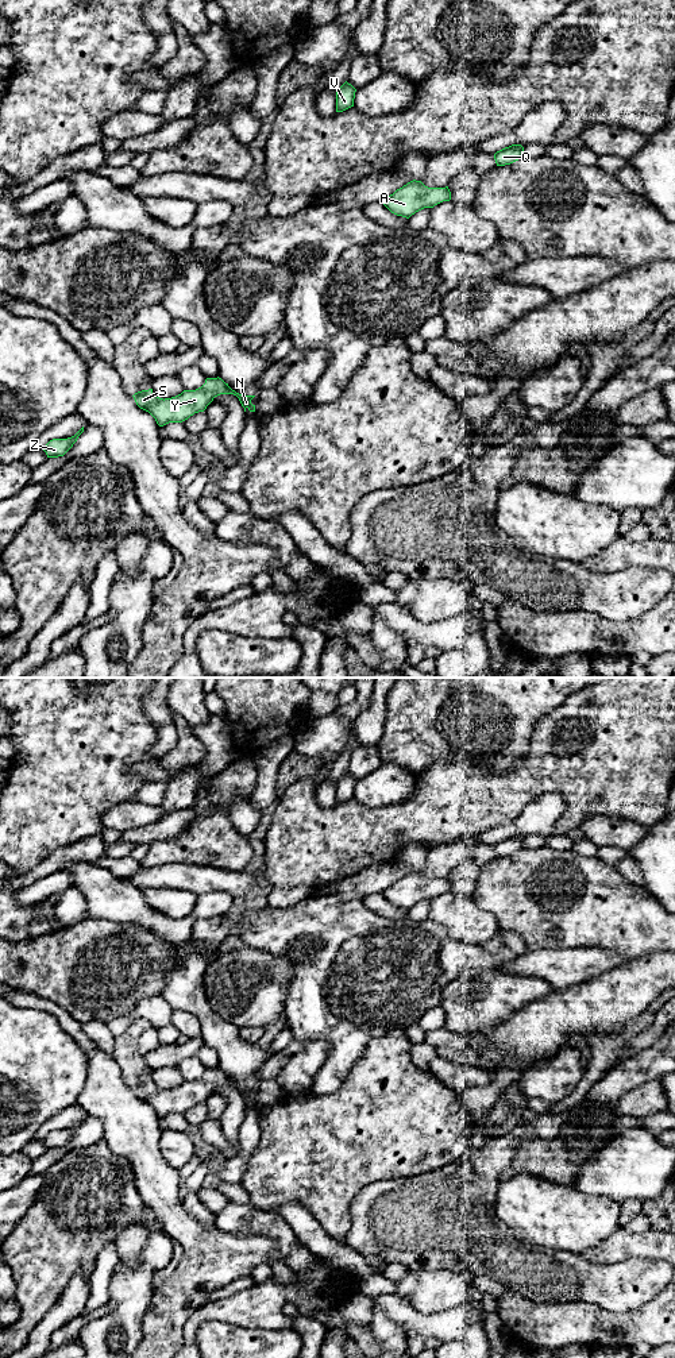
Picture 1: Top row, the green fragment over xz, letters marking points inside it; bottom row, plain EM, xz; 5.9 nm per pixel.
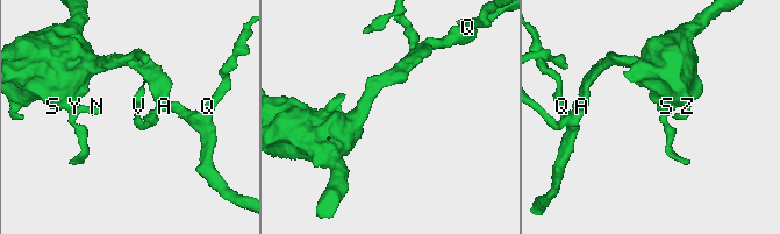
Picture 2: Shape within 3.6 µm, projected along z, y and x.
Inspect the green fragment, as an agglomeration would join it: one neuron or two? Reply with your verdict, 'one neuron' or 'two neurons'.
one neuron

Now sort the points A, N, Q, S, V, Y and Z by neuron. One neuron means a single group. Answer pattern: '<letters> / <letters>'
A N Q S V Y Z

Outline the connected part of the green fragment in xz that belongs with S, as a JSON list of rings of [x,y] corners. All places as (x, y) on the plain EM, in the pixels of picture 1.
[[[207,1069],[205,1075],[196,1081],[184,1081],[171,1089],[159,1089],[153,1080],[135,1084],[132,1088],[136,1096],[148,1103],[159,1118],[169,1114],[182,1114],[198,1103],[204,1103],[207,1097],[220,1085],[234,1085],[239,1089],[244,1103],[255,1103],[251,1091],[255,1087],[239,1085],[232,1081],[221,1069]]]

